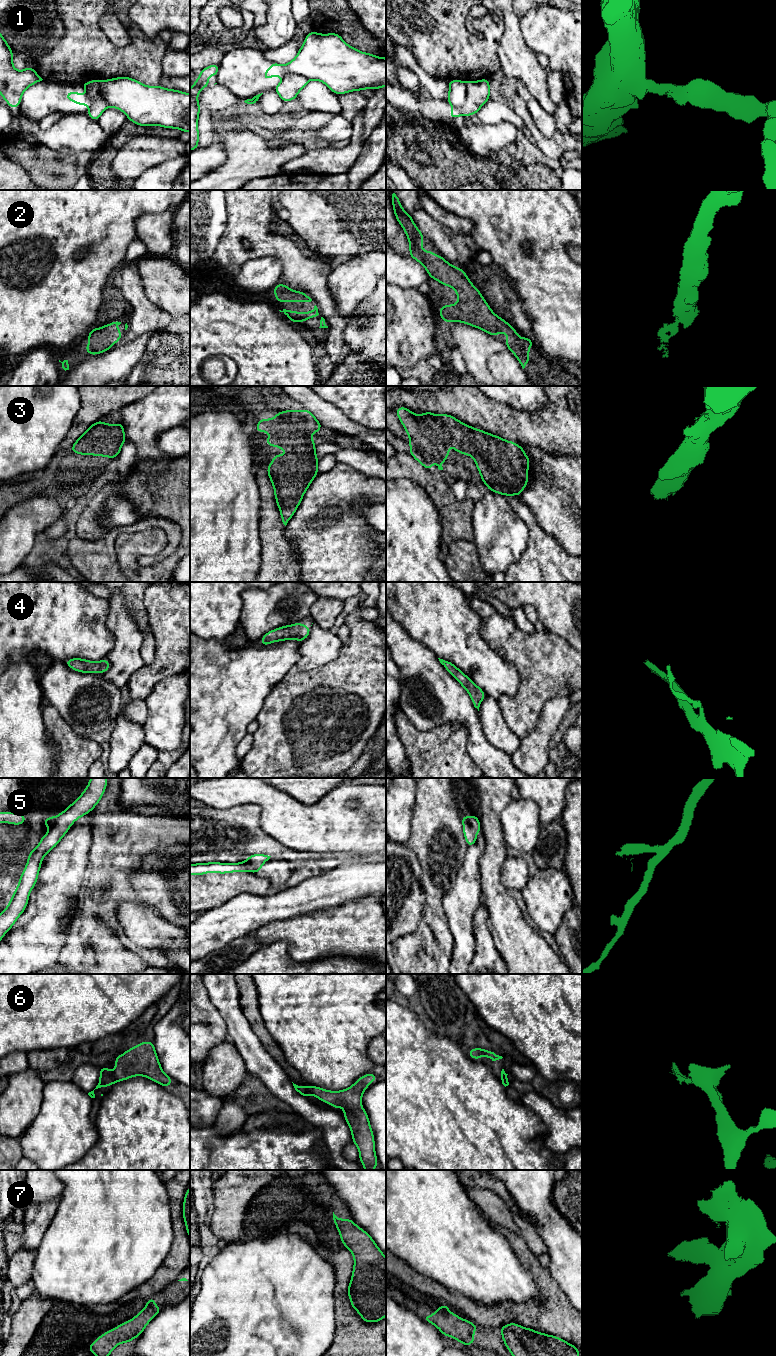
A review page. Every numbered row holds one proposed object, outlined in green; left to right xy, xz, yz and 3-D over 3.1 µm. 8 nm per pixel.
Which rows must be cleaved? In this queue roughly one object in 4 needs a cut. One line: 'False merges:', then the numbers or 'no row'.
False merges: 1

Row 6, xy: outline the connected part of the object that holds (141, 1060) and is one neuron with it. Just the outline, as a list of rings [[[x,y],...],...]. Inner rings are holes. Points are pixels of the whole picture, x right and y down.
[[[152,1041],[139,1043],[125,1050],[122,1056],[116,1055],[114,1058],[116,1064],[113,1072],[110,1072],[107,1066],[100,1067],[100,1079],[95,1089],[106,1088],[117,1081],[124,1081],[134,1076],[145,1076],[164,1087],[172,1085],[172,1078],[161,1068]],[[94,1090],[88,1093],[91,1098],[95,1098]]]

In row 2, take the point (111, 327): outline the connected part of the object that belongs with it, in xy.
[[[112,322],[101,328],[92,328],[87,336],[89,345],[84,350],[89,355],[96,355],[110,350],[112,346],[118,342],[123,333],[117,329],[121,322]]]

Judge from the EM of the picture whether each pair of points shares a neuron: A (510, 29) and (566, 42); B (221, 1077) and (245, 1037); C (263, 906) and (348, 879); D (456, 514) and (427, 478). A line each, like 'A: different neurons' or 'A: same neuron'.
A: different neurons
B: different neurons
C: same neuron
D: same neuron

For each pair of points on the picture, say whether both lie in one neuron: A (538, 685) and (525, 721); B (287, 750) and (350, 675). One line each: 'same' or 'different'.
A: same
B: same

